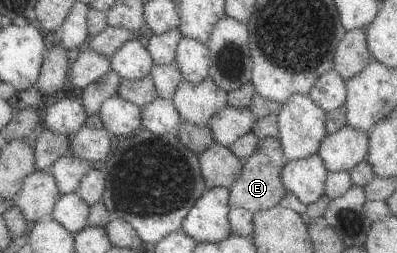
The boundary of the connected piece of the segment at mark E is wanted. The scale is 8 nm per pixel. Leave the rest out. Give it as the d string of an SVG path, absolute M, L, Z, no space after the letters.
M264 138L257 141L252 155L241 160L240 175L228 188L227 205L229 208L244 208L254 213L258 210L270 209L278 204L286 193L280 181L280 169L286 165L287 159L282 153L278 138Z

